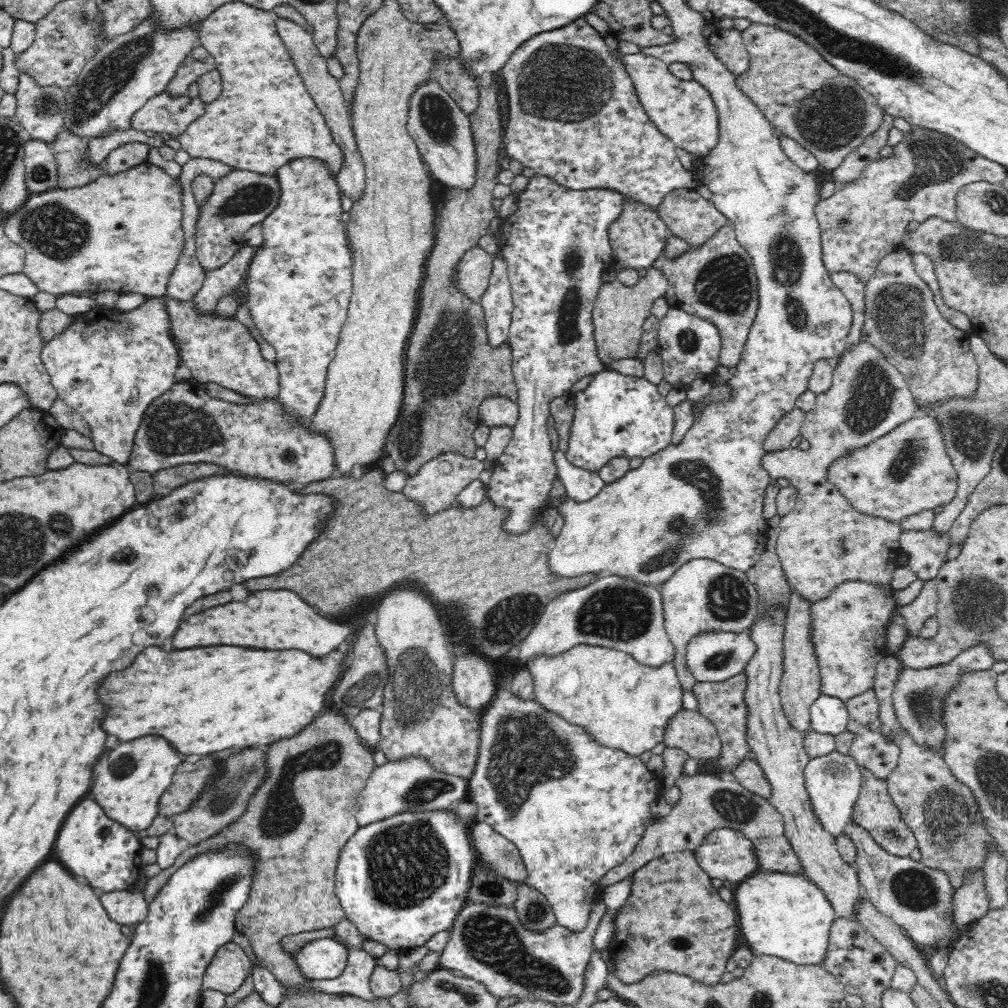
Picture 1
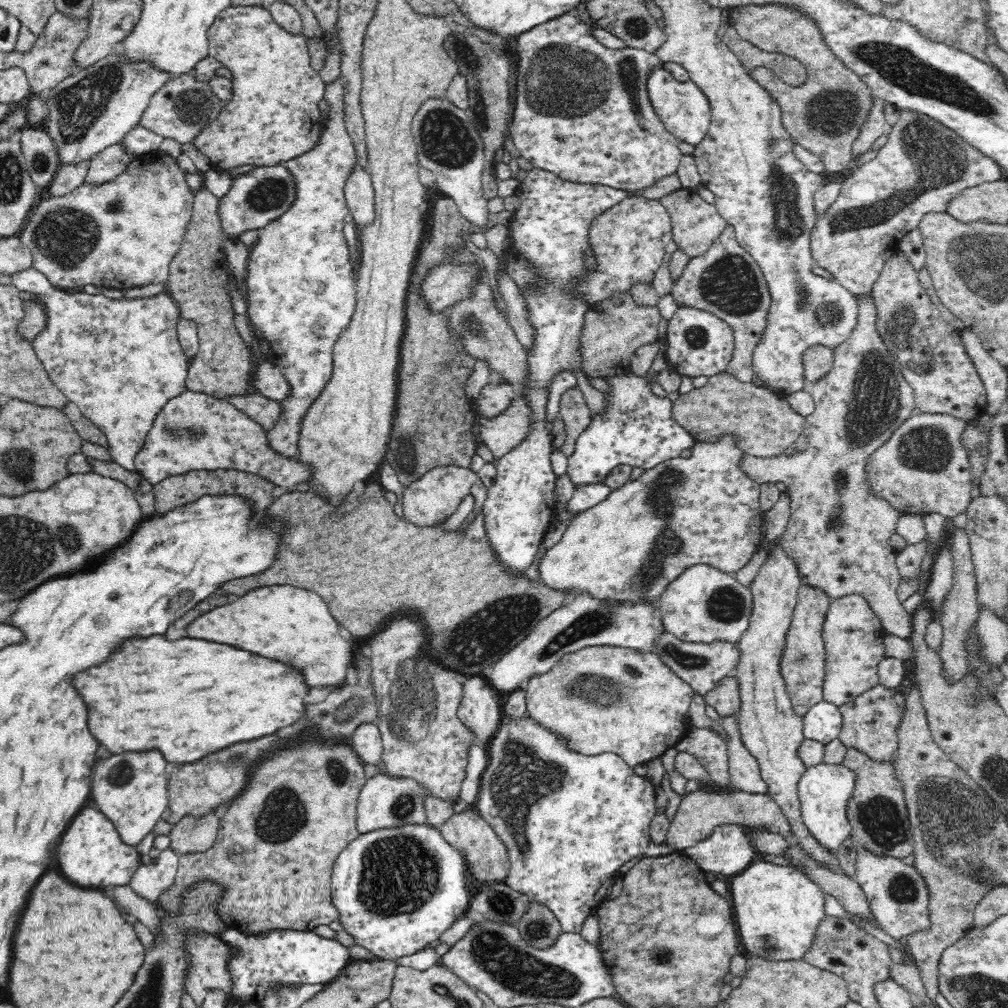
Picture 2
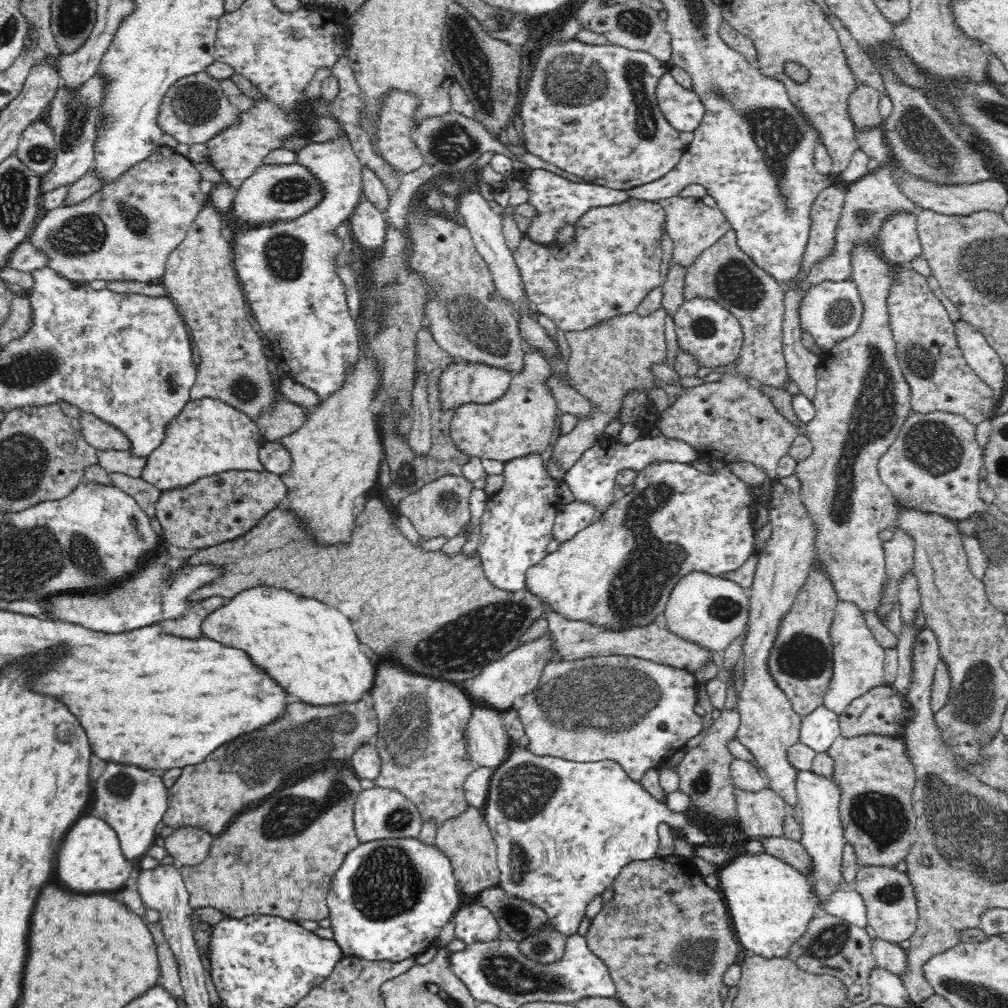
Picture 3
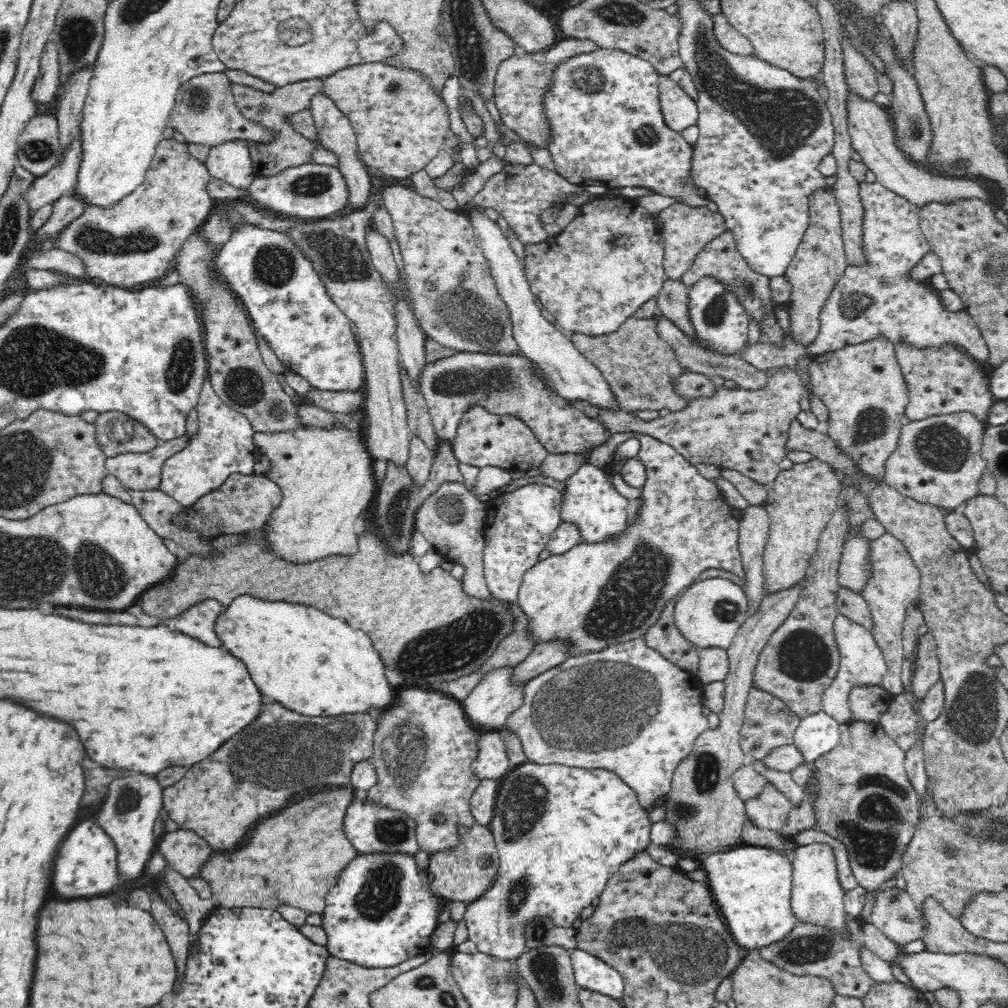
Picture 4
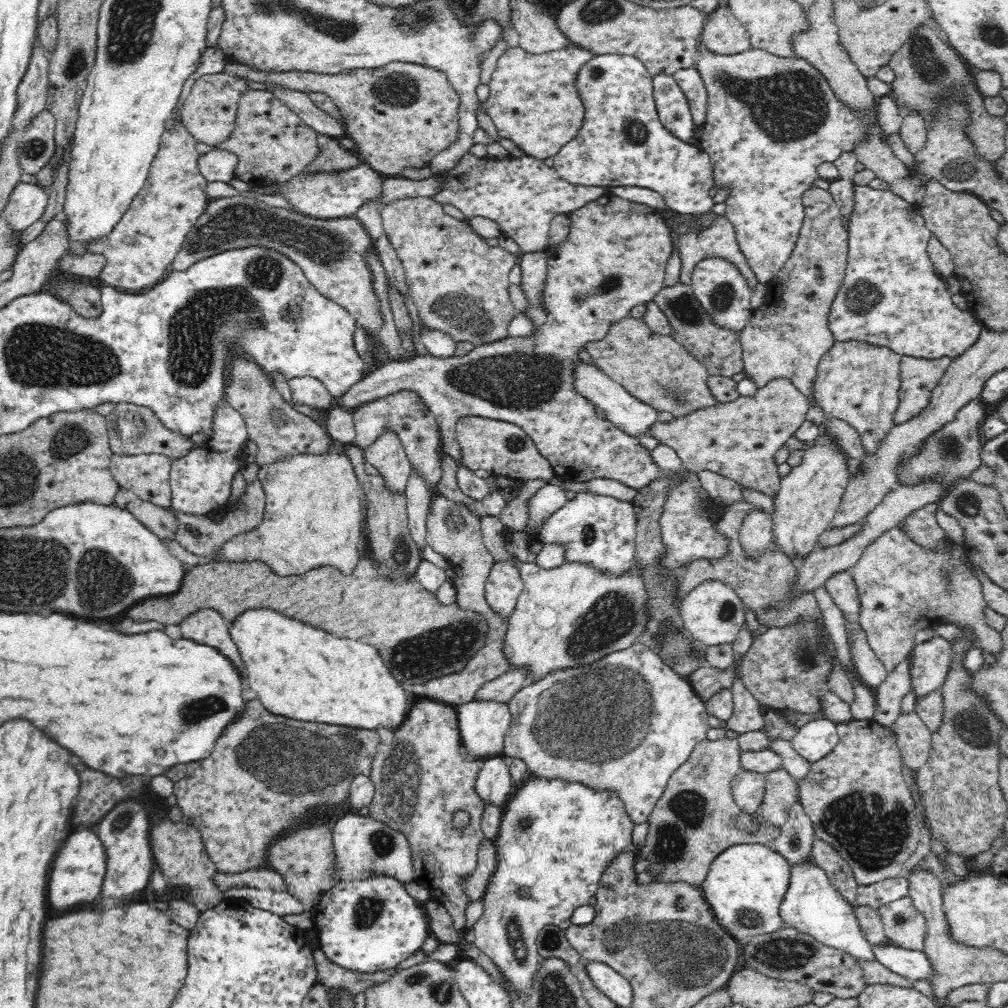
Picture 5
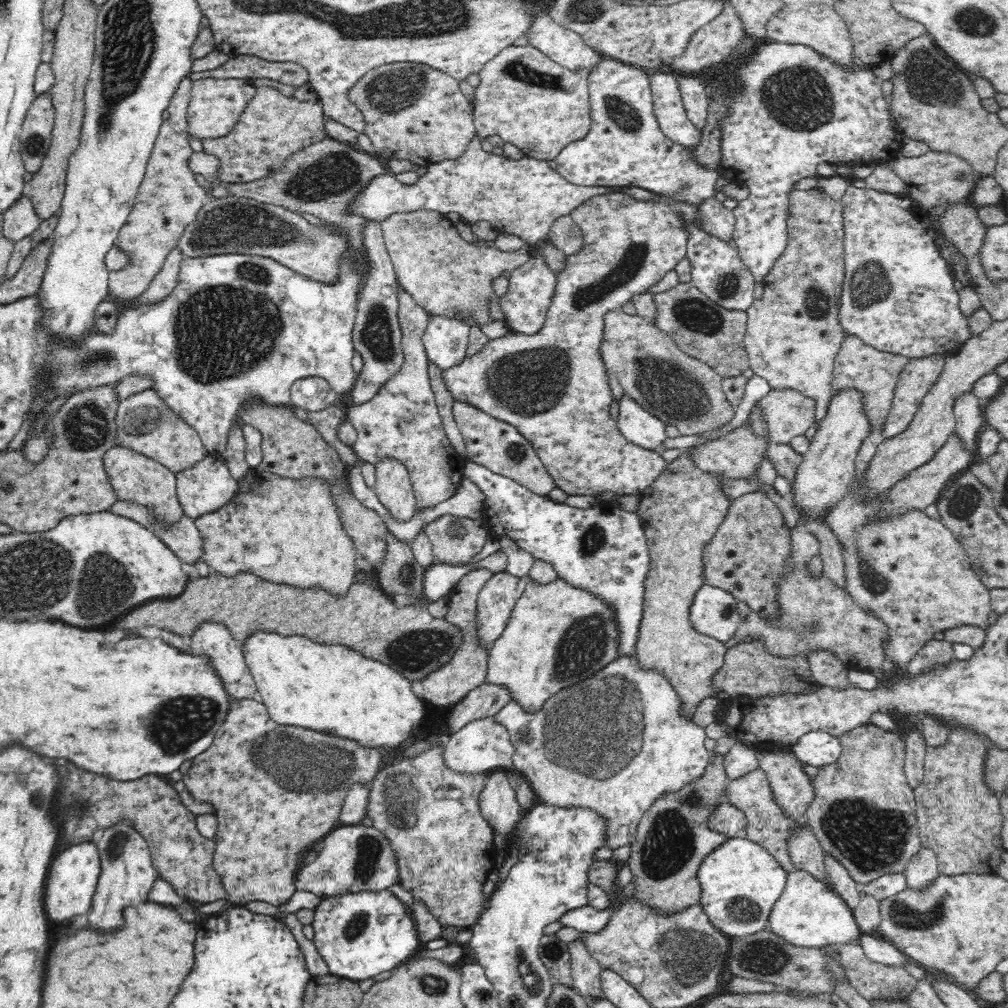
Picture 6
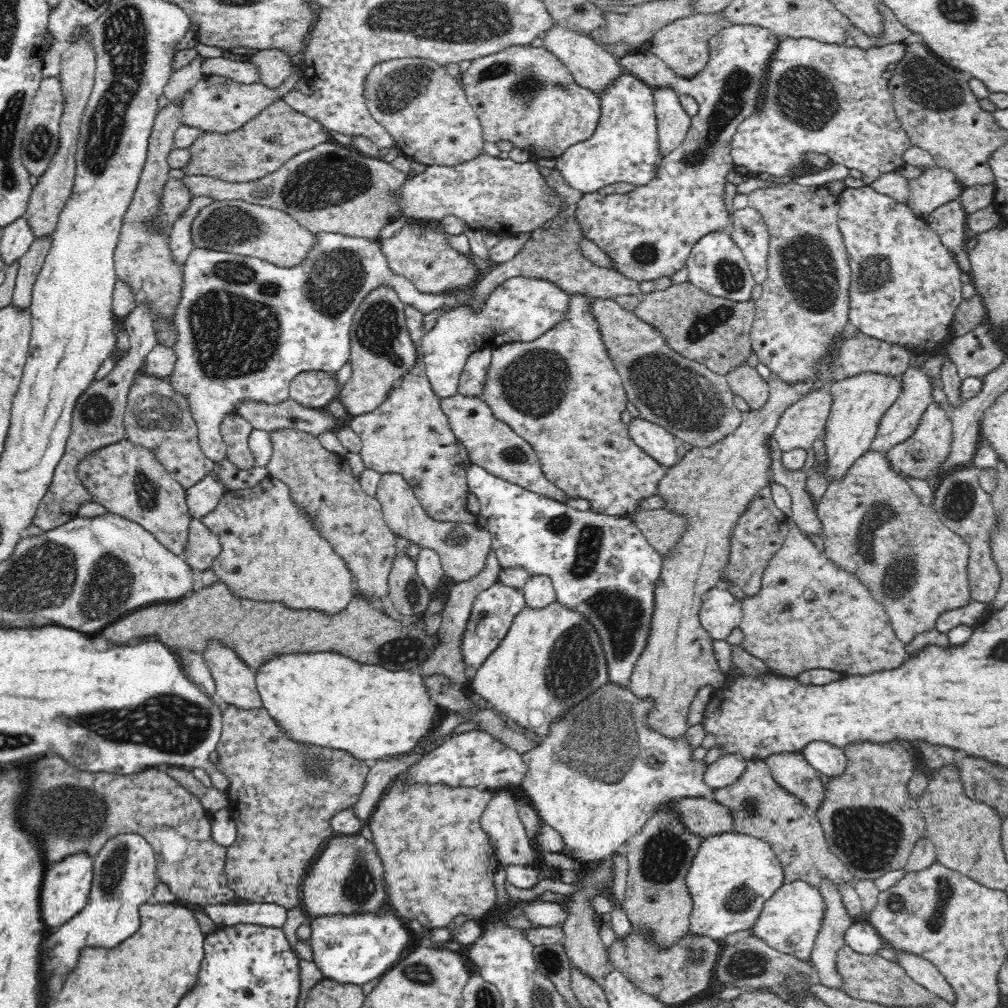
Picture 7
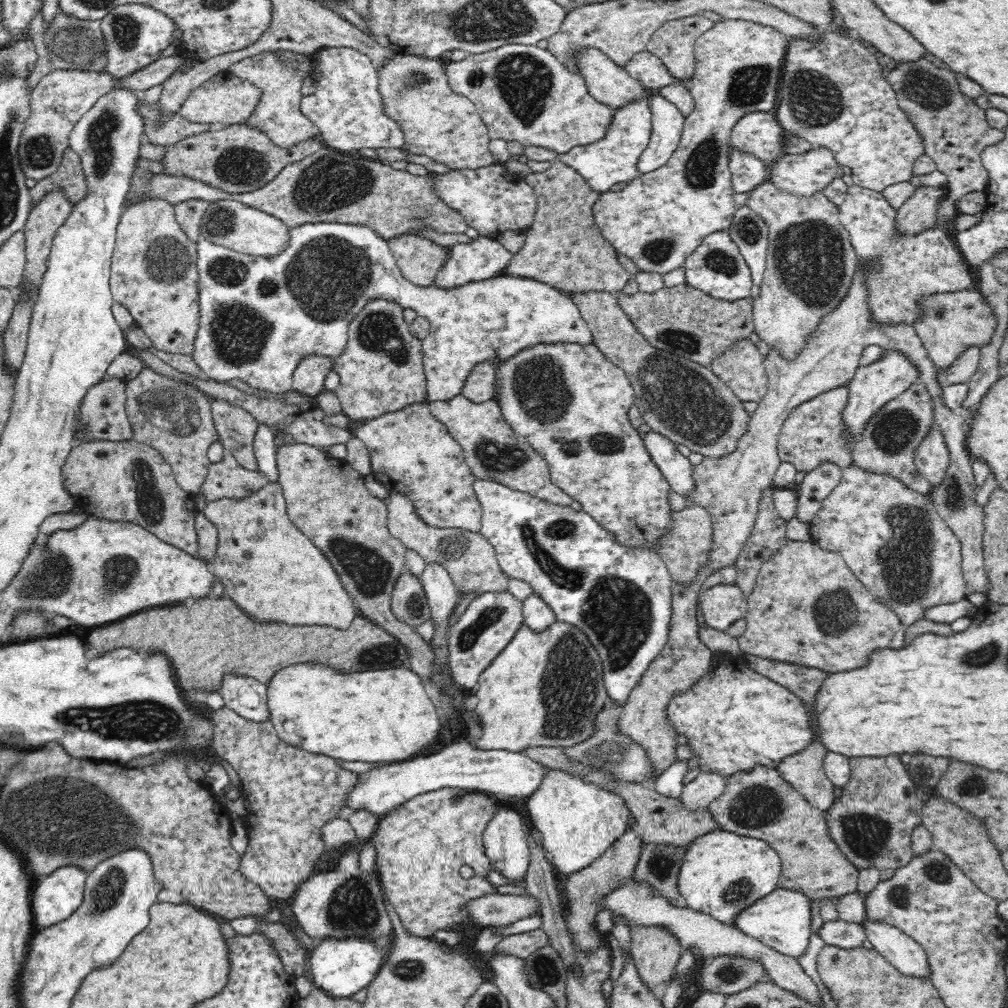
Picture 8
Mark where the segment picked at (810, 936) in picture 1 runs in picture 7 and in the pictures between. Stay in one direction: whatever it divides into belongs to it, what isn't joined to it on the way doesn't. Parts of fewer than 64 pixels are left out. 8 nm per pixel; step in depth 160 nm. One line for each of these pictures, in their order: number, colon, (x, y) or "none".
2: (778, 909)
3: (771, 904)
4: (751, 884)
5: (744, 885)
6: (740, 881)
7: (732, 875)

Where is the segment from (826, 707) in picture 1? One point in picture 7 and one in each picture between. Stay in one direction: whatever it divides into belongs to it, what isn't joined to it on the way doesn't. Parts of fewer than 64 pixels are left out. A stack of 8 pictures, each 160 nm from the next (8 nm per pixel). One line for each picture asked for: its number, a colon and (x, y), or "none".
2: (823, 722)
3: (819, 729)
4: (817, 734)
5: (817, 738)
6: (815, 748)
7: (829, 760)

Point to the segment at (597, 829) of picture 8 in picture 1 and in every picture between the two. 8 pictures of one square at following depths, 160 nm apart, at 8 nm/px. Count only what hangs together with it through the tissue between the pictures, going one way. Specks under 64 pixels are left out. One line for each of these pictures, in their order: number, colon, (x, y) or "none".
1: (625, 705)
2: (601, 698)
3: (615, 706)
4: (627, 709)
5: (624, 724)
6: (615, 742)
7: (597, 779)

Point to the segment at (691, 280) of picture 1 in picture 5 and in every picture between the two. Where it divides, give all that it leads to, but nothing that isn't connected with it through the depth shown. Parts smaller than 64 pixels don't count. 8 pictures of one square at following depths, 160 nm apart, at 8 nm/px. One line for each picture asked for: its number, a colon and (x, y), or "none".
2: (725, 281)
3: (724, 273)
4: (720, 259)
5: (695, 240)

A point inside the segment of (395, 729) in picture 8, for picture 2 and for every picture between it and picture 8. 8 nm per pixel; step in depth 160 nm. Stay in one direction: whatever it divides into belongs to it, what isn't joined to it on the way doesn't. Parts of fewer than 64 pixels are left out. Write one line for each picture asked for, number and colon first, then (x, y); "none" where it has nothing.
2: (279, 621)
3: (311, 647)
4: (300, 657)
5: (300, 672)
6: (333, 689)
7: (325, 699)

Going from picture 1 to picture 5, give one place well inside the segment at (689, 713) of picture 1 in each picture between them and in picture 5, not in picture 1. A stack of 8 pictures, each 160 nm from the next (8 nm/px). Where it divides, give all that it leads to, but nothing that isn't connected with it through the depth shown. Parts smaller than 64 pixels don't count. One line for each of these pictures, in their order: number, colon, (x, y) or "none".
2: (707, 746)
3: (760, 814)
4: (770, 809)
5: (781, 790)

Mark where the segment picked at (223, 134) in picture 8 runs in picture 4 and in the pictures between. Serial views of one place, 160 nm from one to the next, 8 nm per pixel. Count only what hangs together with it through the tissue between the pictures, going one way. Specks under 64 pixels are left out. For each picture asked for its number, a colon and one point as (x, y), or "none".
4: (287, 148)
5: (272, 144)
6: (273, 127)
7: (267, 141)

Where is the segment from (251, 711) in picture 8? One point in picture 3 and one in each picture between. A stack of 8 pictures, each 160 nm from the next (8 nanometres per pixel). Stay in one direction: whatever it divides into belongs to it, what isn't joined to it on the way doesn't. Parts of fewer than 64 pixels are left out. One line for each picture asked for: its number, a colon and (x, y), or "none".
3: (188, 625)
4: (200, 622)
5: (207, 626)
6: (215, 642)
7: (235, 682)

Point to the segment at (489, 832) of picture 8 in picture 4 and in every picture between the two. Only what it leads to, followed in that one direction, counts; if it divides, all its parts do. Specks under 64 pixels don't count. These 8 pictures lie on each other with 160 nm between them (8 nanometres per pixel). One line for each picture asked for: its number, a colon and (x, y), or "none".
4: (491, 762)
5: (494, 783)
6: (498, 804)
7: (500, 819)

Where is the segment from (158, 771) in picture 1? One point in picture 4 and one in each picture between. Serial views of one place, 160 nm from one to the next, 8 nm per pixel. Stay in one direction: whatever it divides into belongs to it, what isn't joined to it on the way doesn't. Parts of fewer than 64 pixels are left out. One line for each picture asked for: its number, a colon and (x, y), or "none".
2: (135, 801)
3: (132, 800)
4: (131, 809)

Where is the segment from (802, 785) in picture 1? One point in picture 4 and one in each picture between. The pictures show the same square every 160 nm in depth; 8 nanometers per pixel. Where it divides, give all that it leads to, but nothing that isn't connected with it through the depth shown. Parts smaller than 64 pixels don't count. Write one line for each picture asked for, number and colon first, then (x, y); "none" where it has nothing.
2: (769, 729)
3: (769, 726)
4: (800, 502)

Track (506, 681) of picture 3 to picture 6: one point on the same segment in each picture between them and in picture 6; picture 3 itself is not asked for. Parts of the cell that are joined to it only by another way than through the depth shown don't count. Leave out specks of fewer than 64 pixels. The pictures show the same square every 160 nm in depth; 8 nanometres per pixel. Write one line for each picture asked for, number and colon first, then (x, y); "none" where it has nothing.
4: (489, 704)
5: (483, 724)
6: (482, 746)

